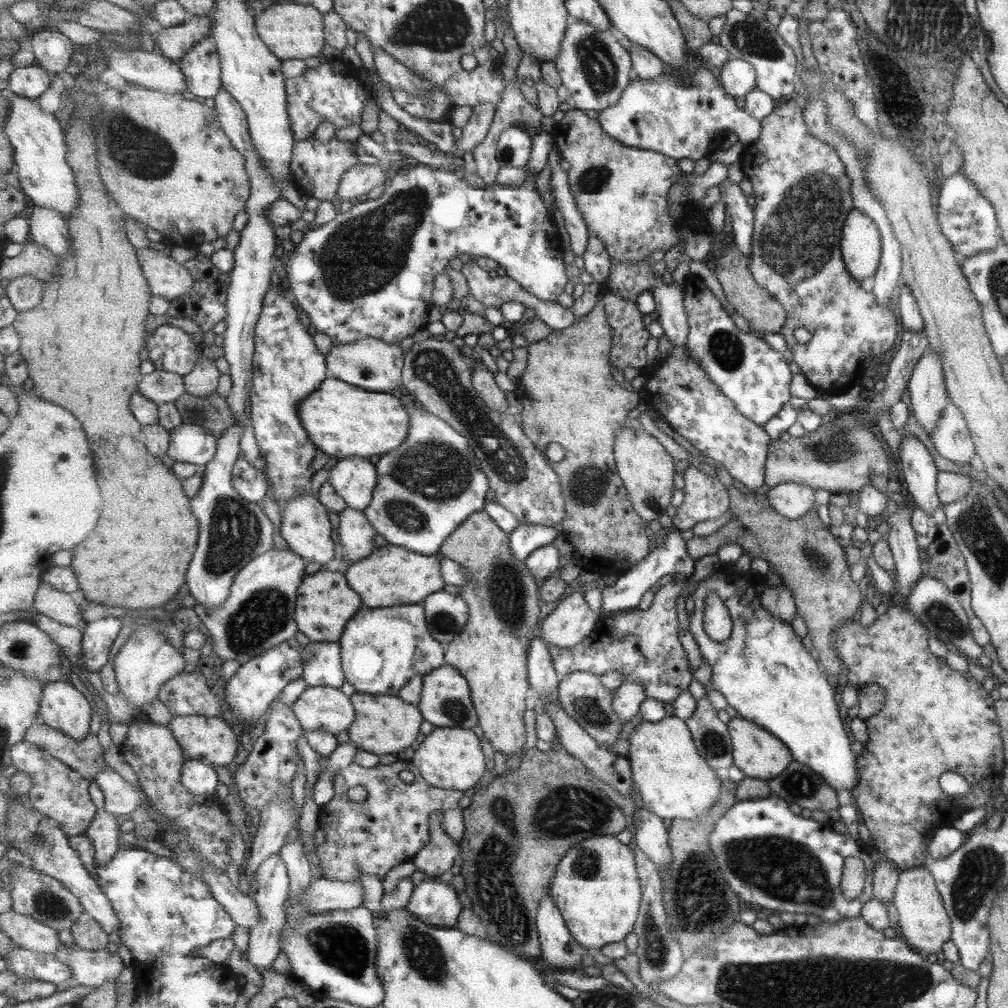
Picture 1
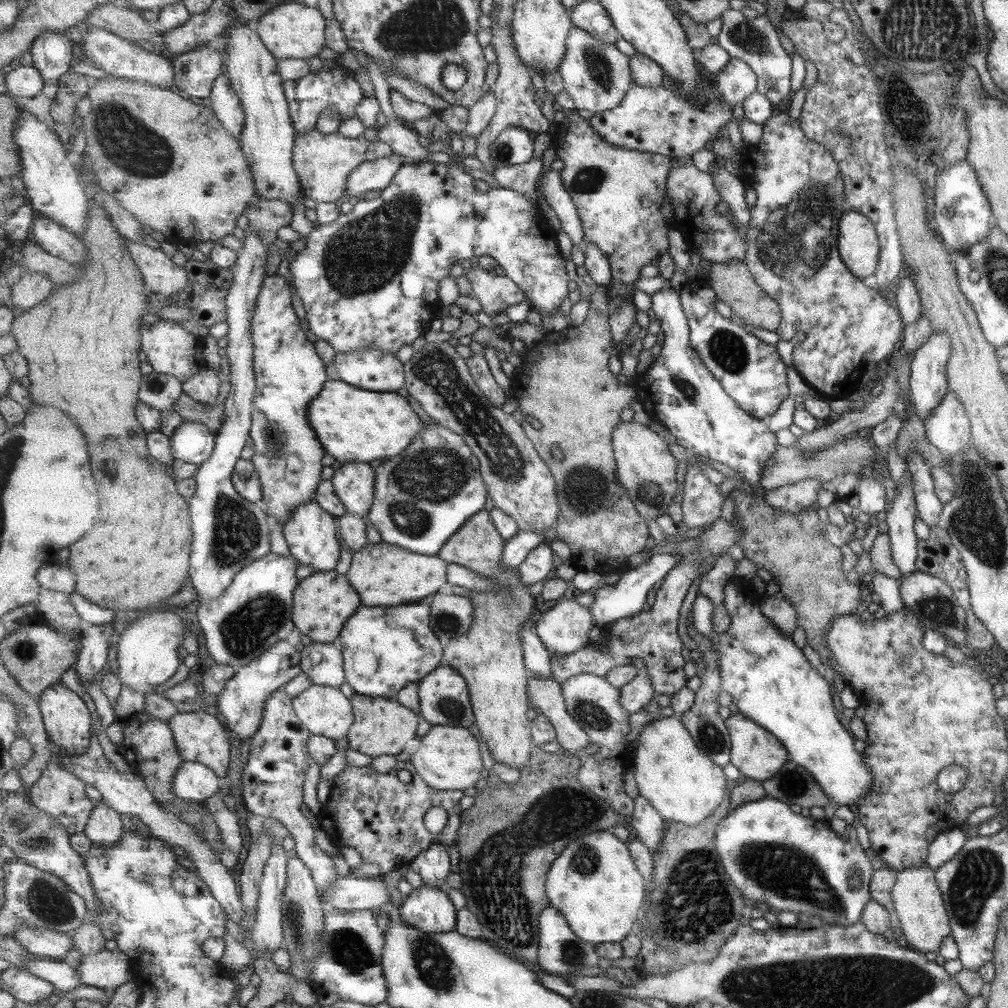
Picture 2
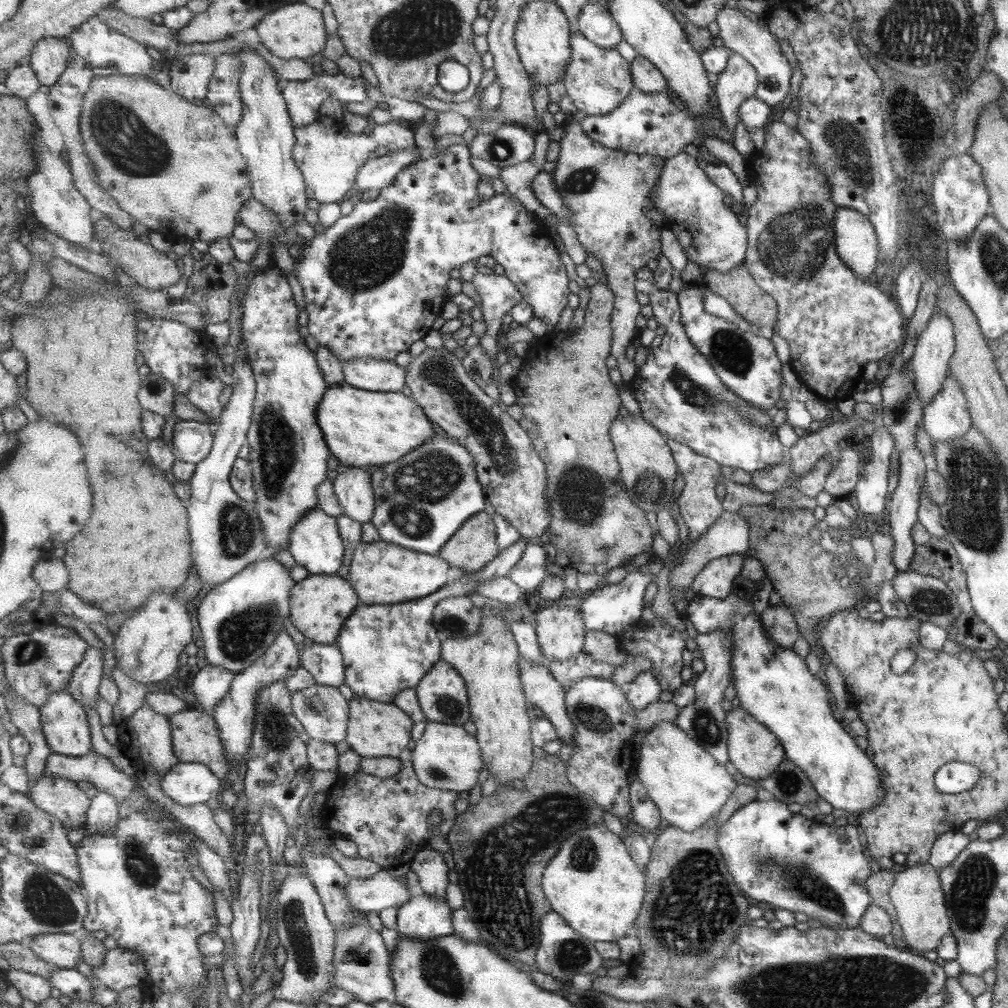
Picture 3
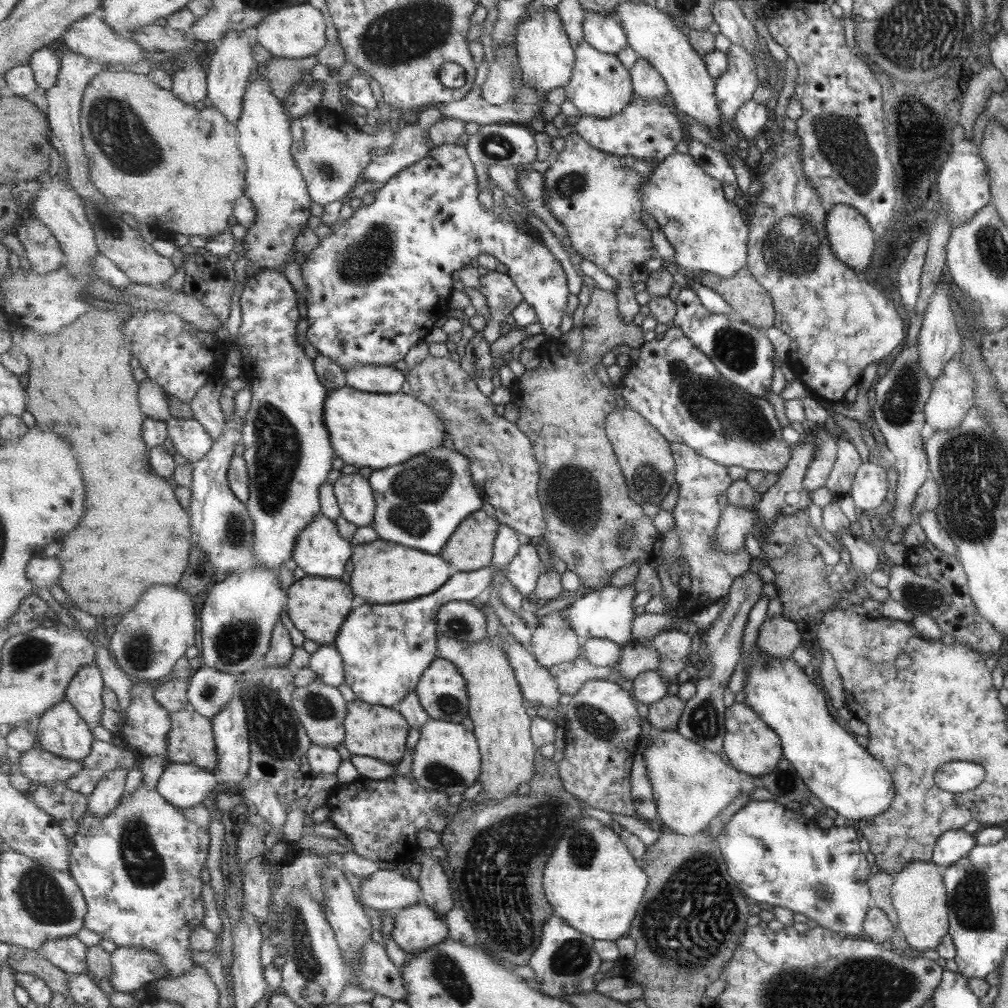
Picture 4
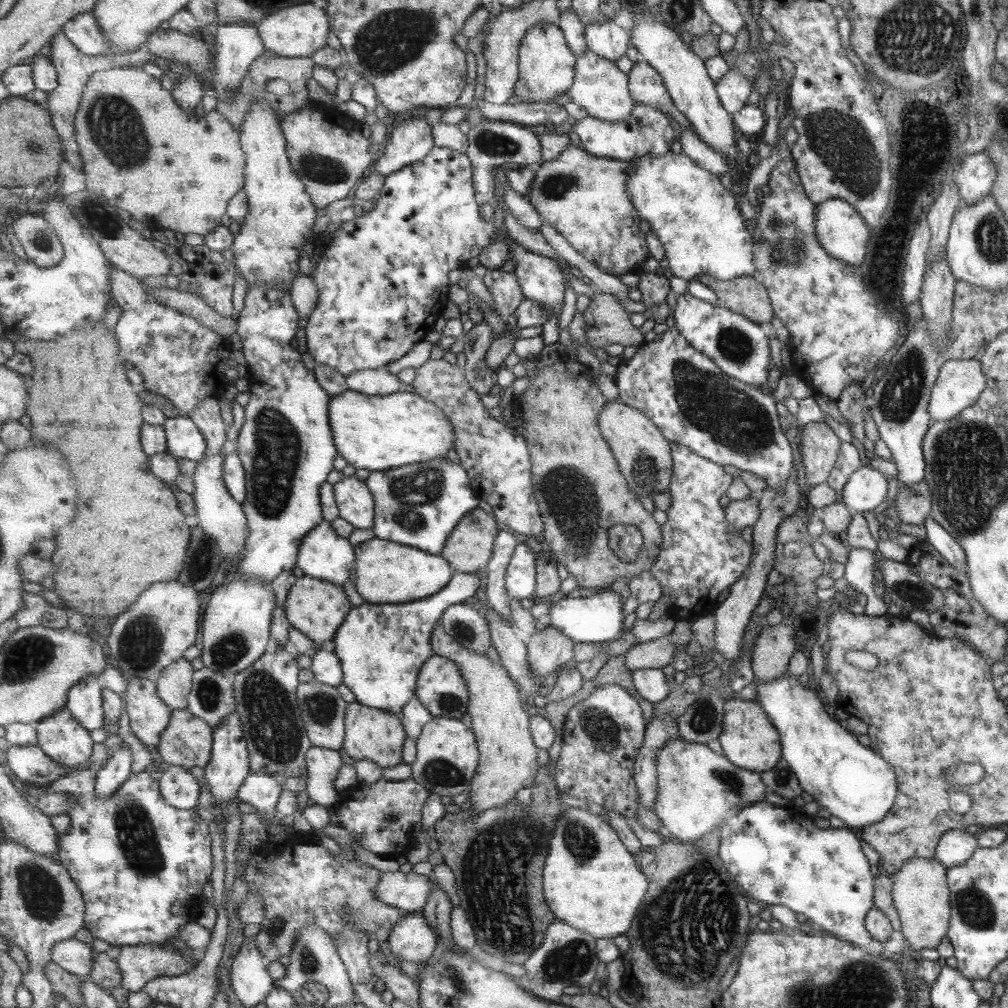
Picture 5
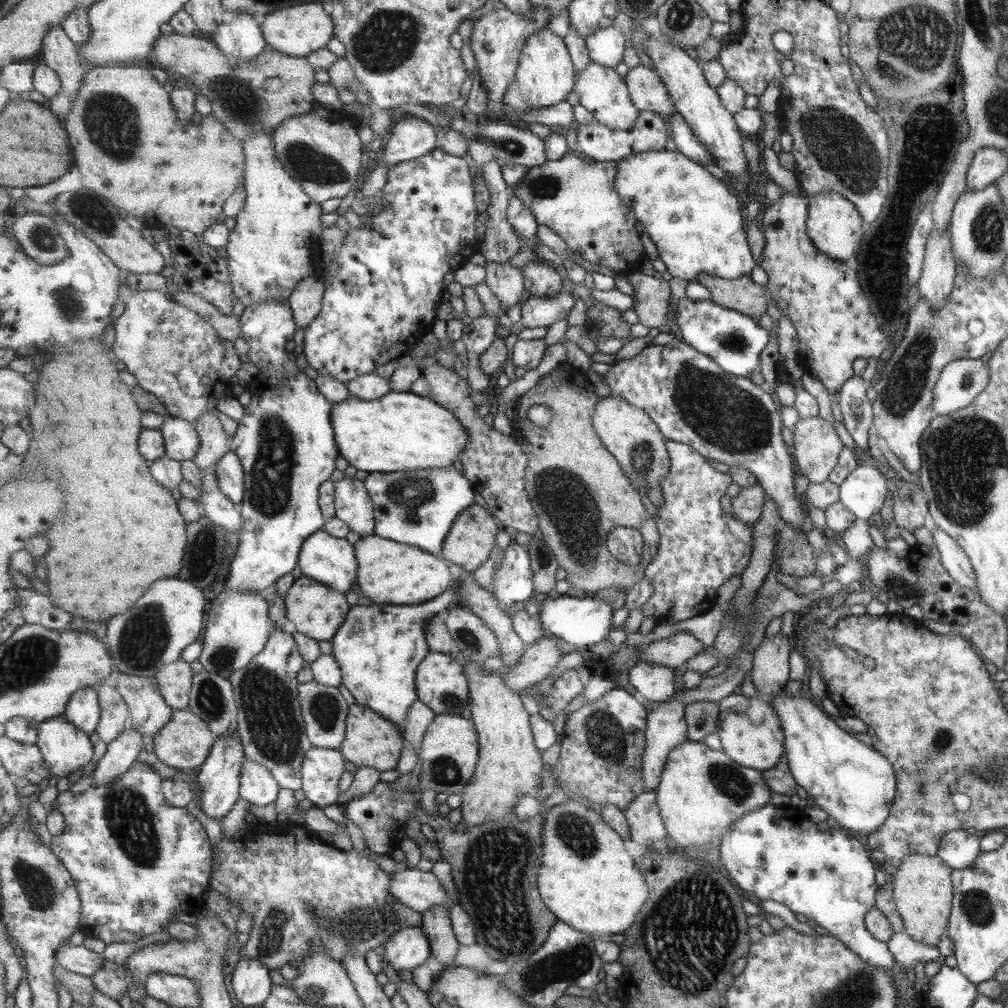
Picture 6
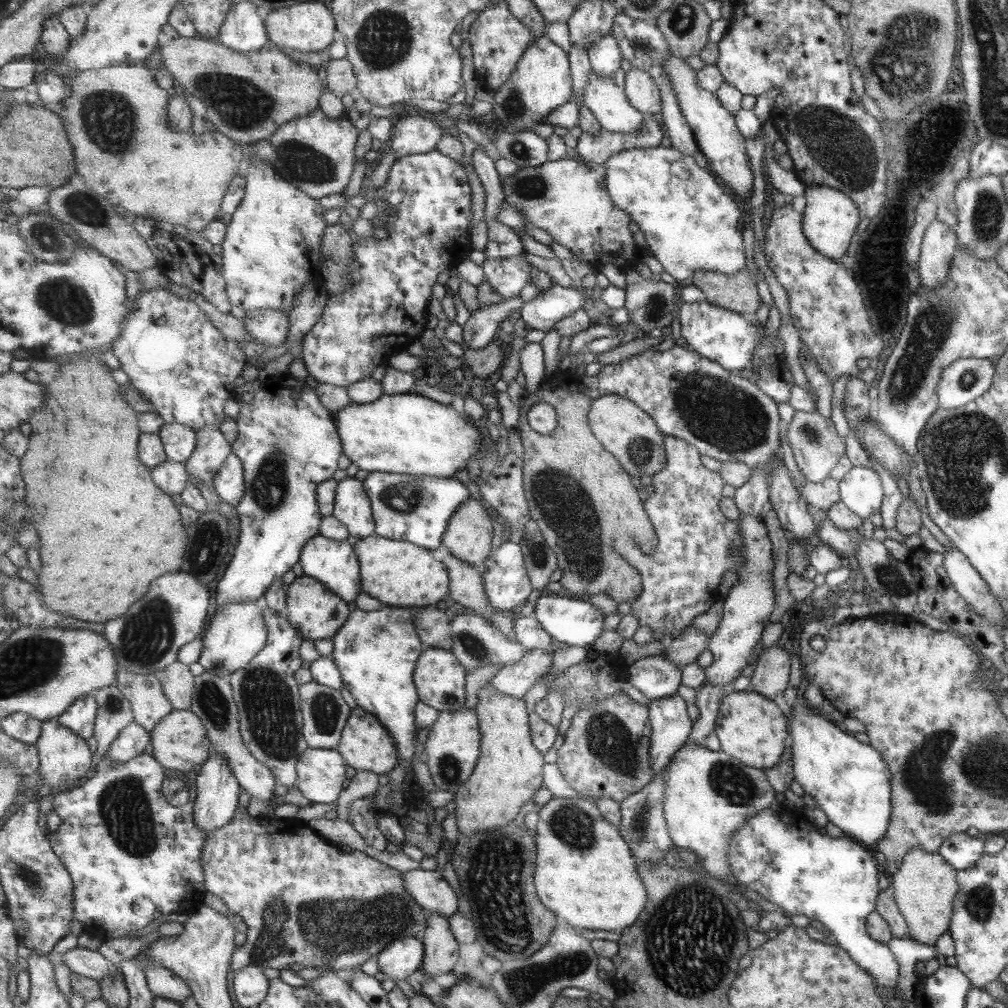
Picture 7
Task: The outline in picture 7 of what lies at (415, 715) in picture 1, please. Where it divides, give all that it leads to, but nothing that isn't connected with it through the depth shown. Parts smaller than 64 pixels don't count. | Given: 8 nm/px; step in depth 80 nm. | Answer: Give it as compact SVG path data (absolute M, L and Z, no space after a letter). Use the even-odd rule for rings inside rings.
M358 705L352 709L352 715L343 731L337 749L348 761L348 766L351 766L357 772L370 770L375 774L387 774L393 768L397 768L397 764L400 763L400 753L391 732L385 728L384 724L381 724L376 715Z

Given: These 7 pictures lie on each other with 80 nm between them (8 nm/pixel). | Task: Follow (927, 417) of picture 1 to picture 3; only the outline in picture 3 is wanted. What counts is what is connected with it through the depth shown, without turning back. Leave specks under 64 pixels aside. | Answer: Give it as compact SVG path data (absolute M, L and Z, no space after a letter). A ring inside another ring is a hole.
M934 310L931 320L927 322L927 328L917 336L917 343L909 365L913 372L913 388L916 389L923 404L926 405L935 392L941 392L943 382L949 378L948 364L954 352L954 345L953 326L949 318L945 316L945 313Z

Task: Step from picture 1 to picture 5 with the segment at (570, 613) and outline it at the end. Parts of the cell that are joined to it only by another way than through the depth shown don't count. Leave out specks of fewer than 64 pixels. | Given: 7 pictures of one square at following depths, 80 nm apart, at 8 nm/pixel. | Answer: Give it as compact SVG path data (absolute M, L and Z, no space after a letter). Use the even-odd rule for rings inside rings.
M552 625L536 632L527 643L530 670L541 679L575 658L575 641Z

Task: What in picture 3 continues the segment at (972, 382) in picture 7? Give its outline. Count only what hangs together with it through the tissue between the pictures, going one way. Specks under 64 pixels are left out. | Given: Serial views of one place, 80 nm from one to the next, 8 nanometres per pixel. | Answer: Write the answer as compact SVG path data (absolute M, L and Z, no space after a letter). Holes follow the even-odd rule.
M955 378L943 382L941 392L935 392L924 405L922 427L931 436L932 442L952 441L964 435L971 426L968 400Z

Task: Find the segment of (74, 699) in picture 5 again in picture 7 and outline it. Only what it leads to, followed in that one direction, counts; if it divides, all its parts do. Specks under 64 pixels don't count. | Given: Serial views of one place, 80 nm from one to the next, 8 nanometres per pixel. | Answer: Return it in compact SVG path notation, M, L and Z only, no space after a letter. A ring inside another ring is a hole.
M95 694L77 700L63 715L58 717L60 723L69 727L81 738L89 740L96 730L98 704Z

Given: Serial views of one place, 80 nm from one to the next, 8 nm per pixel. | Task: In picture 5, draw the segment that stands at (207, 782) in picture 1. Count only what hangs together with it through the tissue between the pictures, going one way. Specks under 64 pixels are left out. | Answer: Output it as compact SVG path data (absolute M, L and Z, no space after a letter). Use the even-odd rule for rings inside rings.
M166 765L166 769L163 773L159 774L158 780L160 781L160 790L162 796L166 799L169 805L180 810L194 810L195 804L199 800L199 784L197 783L197 778L191 775L187 768Z

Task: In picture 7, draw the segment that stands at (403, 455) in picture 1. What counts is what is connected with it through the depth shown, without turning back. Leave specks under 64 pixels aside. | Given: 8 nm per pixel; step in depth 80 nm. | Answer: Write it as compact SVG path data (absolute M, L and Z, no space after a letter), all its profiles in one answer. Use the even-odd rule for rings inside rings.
M390 472L370 473L364 480L376 519L376 534L437 550L444 544L449 519L456 508L471 498L469 490L452 477L417 476Z

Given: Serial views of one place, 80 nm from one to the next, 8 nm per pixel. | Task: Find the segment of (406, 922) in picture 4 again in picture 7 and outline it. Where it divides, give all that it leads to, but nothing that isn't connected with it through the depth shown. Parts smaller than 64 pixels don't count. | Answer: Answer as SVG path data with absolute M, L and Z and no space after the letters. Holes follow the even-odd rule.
M405 937L389 945L377 956L380 972L393 981L407 980L422 968L425 942L417 937Z

